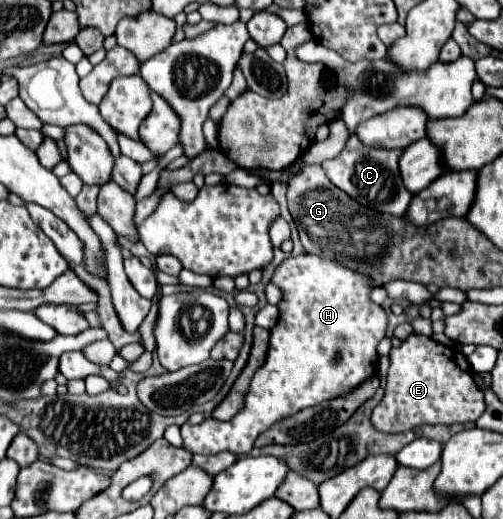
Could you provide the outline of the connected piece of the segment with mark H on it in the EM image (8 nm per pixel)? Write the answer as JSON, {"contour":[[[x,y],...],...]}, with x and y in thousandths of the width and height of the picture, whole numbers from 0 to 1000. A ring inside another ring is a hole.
{"contour":[[[604,487],[565,499],[549,514],[541,545],[557,553],[561,576],[553,584],[553,618],[537,634],[529,696],[509,711],[497,734],[485,784],[457,811],[406,807],[398,819],[362,819],[366,865],[382,877],[457,869],[469,881],[485,881],[501,869],[509,842],[545,815],[608,784],[692,761],[748,719],[748,672],[767,649],[771,603],[736,576],[744,553],[736,530]],[[668,684],[676,684],[680,696],[664,699]]]}

